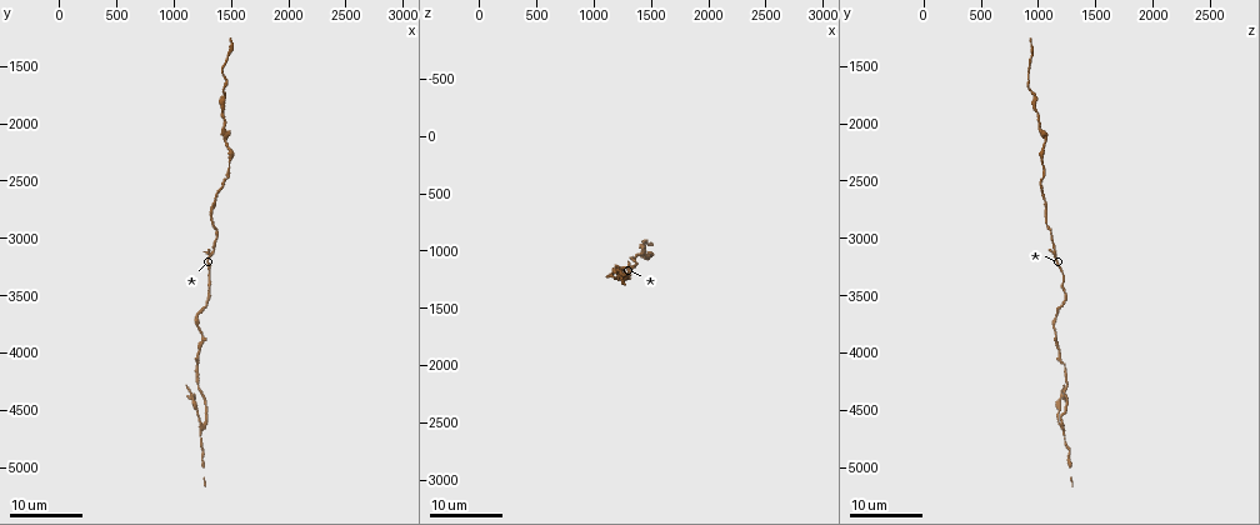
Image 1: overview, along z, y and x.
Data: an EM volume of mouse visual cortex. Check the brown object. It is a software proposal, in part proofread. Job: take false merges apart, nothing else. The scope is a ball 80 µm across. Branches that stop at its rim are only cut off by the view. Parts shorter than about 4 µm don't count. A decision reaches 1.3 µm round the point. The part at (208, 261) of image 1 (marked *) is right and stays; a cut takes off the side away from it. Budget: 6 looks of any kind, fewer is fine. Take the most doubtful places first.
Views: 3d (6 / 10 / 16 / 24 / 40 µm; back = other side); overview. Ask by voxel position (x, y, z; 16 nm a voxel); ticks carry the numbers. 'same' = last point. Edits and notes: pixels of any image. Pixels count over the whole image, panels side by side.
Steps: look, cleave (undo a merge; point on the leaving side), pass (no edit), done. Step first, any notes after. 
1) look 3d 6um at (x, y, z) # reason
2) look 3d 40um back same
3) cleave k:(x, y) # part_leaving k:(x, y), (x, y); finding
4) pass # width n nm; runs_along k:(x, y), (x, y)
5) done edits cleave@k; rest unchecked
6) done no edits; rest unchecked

look 3d 16um at (1220, 4620, 1200) # branch point

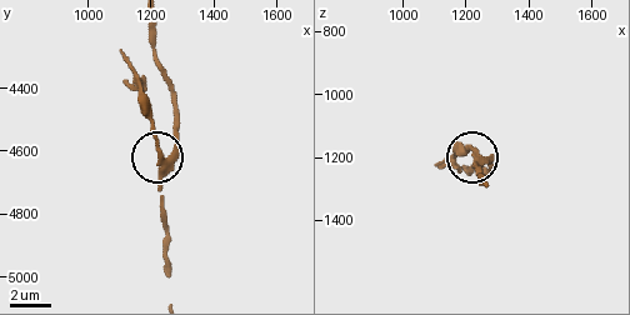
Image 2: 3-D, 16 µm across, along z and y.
look 3d 6um at (1230, 4620, 1190) # zoom in

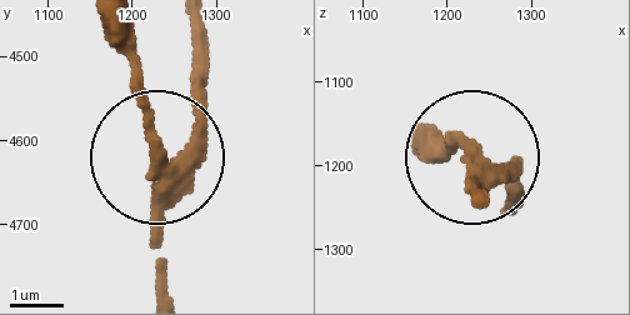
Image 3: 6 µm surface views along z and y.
look 3d 6um back at (1230, 4625, 1180)

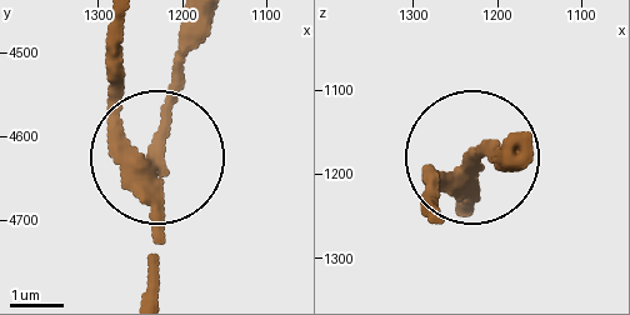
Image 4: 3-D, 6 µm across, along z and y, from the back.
cleave 4:(175, 80) # arms 3; part_leaving 4:(151, 154), (179, 24); two cells meet here

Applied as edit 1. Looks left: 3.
look overview

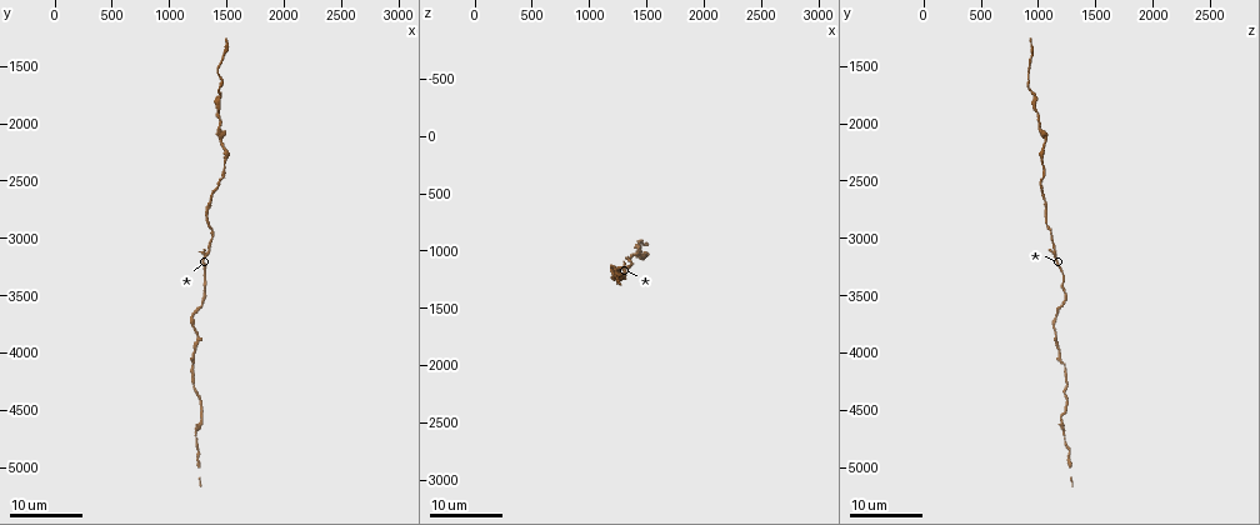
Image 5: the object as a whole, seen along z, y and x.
look 3d 24um at (1340, 3080, 1120) # sudden change in width

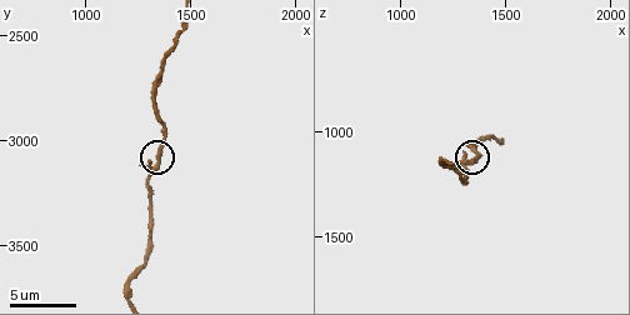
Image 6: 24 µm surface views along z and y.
look 3d 6um same

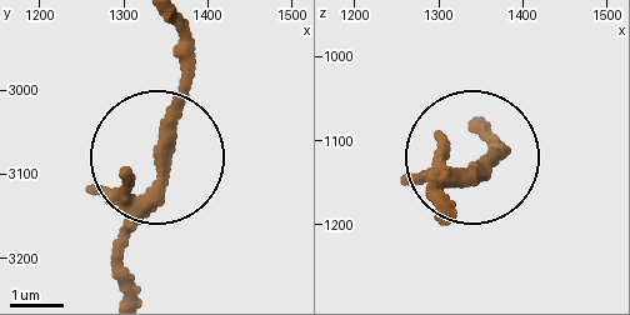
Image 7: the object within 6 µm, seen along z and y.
pass # runs_along 7:(124, 255), (178, 85), (178, 23); one cell here

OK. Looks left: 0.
done edits cleave@4; rest unchecked

